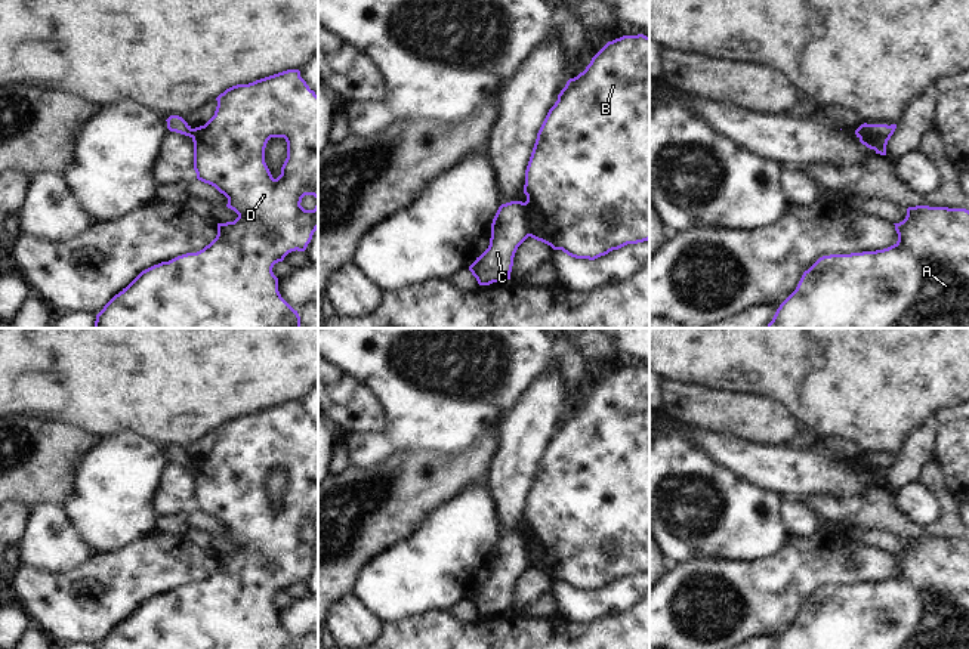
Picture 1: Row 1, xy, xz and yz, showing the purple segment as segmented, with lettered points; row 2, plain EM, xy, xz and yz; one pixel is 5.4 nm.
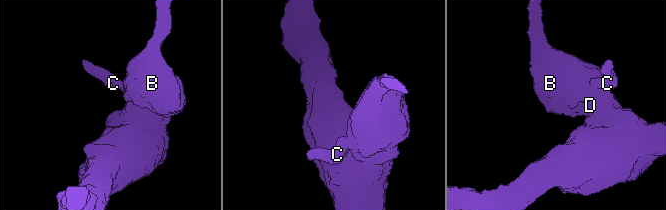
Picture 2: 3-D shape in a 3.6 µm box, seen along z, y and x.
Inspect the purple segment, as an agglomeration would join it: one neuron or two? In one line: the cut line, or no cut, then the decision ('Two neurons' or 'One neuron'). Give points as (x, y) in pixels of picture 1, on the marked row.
Split along xz (521, 203), (528, 235). Two neurons.

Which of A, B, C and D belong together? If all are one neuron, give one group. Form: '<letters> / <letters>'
A B D / C

